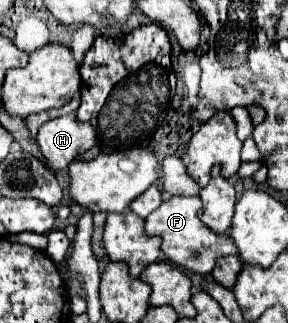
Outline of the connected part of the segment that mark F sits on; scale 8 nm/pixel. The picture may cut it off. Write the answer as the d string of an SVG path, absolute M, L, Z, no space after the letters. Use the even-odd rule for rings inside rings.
M169 197L161 203L159 209L147 215L145 219L145 233L161 237L161 251L165 259L181 269L207 275L215 267L215 261L223 255L237 255L237 247L227 235L217 235L211 229L207 229L199 217L197 211L201 209L199 197Z

